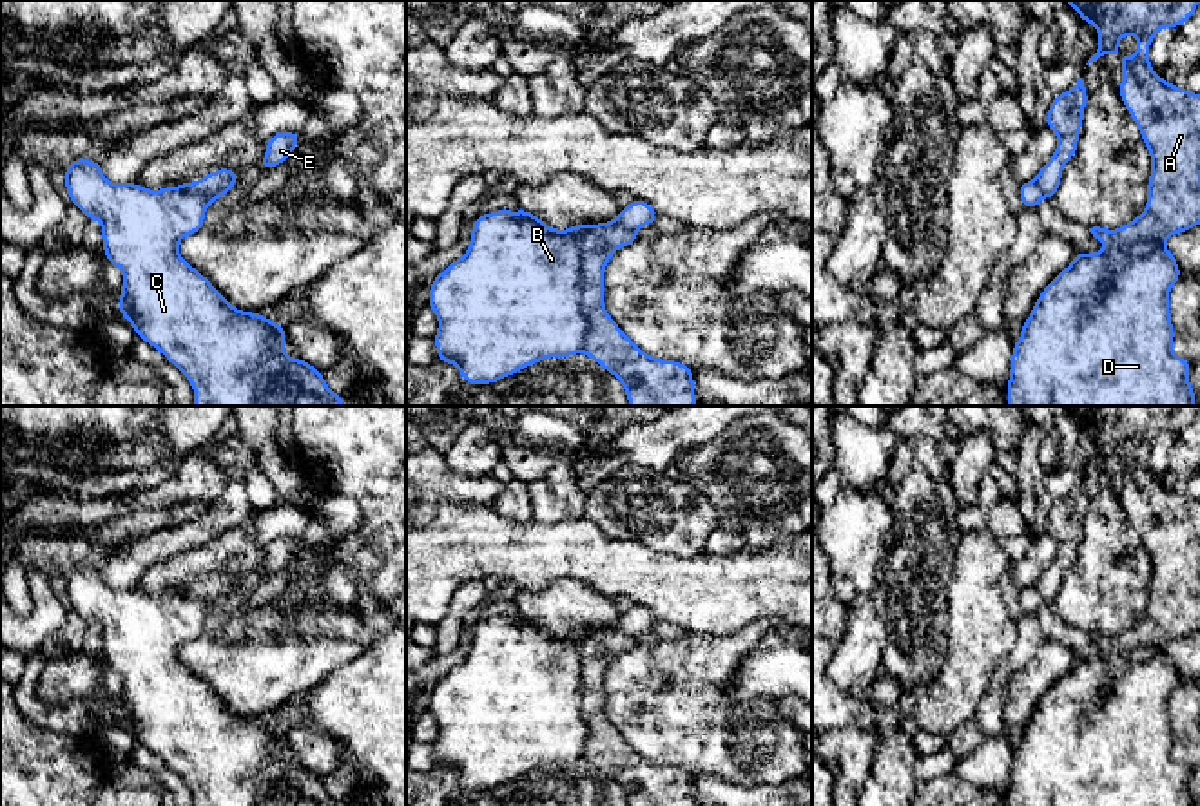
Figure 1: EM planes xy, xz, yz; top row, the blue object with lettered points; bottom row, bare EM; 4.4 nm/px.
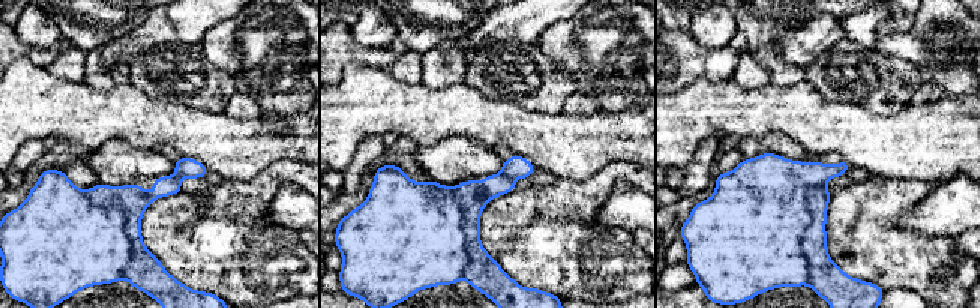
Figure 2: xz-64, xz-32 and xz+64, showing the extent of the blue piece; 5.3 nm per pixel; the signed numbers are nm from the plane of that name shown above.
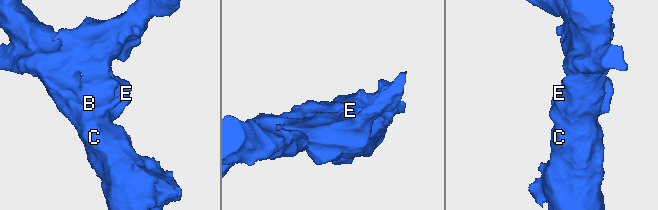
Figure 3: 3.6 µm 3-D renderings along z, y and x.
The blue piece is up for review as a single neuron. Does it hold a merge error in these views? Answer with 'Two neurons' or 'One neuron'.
Two neurons

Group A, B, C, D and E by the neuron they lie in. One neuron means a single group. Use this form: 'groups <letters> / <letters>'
groups A / B C D E

